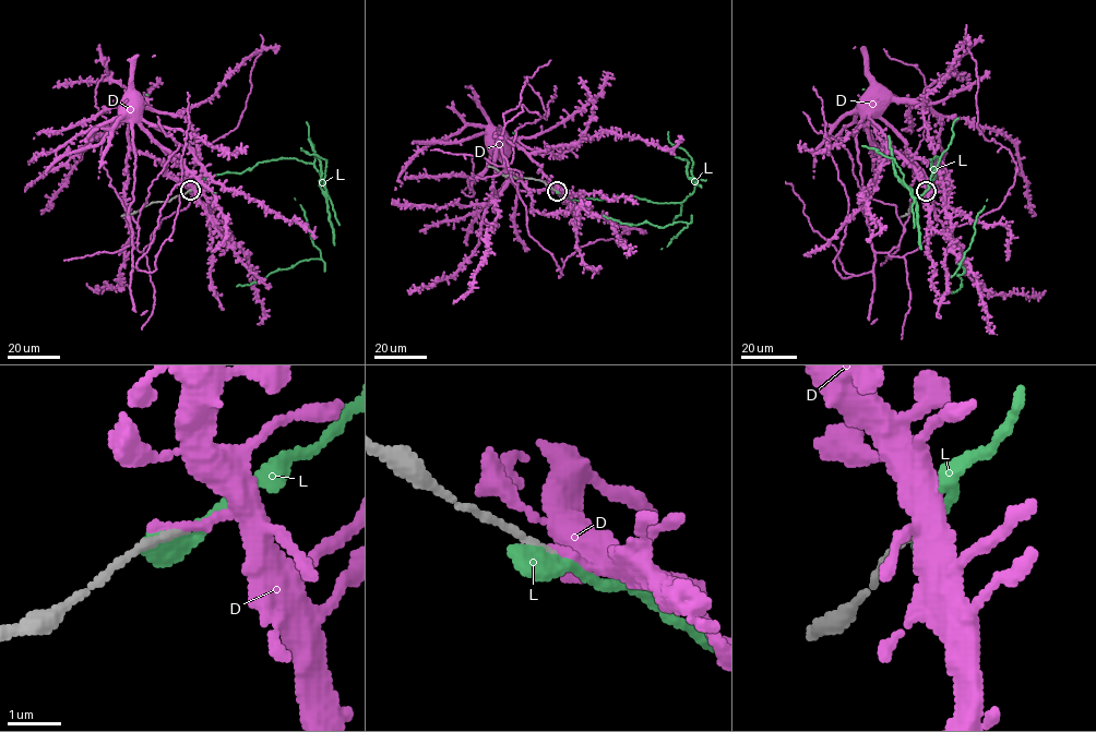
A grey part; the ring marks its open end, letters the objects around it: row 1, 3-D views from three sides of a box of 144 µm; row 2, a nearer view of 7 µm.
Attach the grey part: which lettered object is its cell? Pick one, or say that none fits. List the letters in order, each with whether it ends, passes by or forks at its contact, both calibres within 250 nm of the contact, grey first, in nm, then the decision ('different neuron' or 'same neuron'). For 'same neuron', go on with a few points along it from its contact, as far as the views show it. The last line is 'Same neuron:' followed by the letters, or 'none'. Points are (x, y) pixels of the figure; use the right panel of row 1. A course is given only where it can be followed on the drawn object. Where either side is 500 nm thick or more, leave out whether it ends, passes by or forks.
D: it ends | 150/190 nm | different neuron
L: 150/500 nm | same neuron
Same neuron: L

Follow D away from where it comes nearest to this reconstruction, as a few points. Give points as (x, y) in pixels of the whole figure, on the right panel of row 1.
D: (926, 190), (916, 170), (879, 134), (871, 119), (871, 100)

